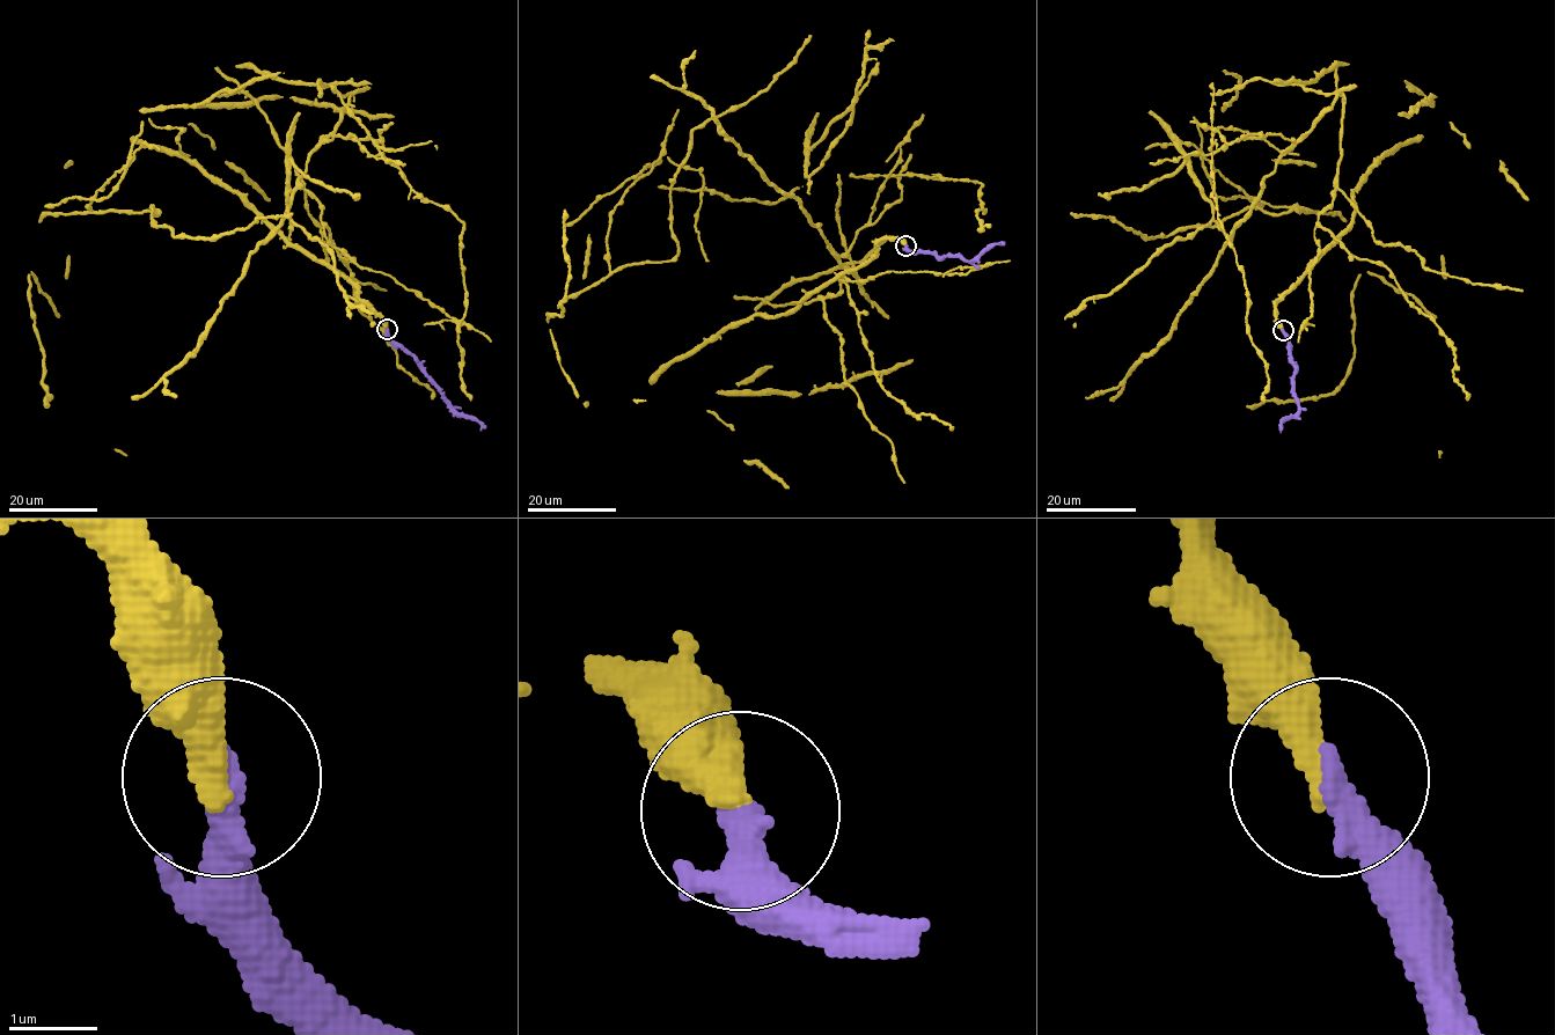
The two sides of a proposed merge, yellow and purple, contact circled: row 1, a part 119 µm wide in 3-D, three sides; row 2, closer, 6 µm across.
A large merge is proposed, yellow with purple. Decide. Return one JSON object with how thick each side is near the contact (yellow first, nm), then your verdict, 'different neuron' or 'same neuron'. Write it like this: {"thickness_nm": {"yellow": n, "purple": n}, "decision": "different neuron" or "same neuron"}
{"thickness_nm": {"yellow": 420, "purple": 400}, "decision": "same neuron"}

